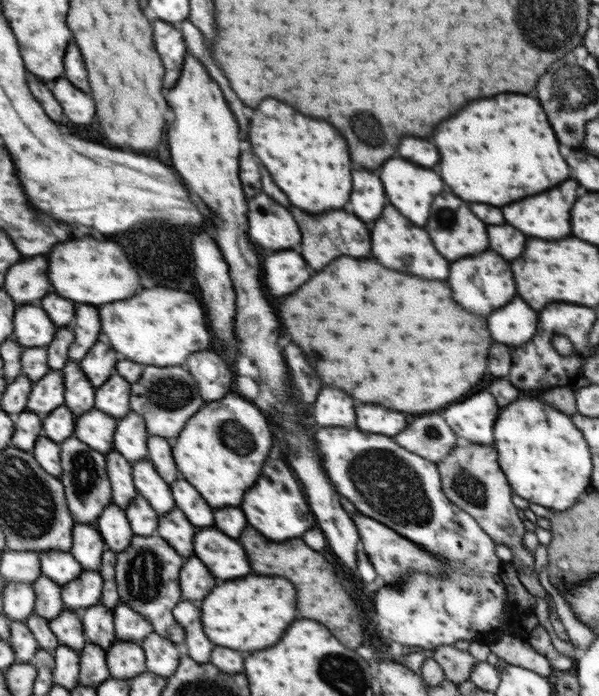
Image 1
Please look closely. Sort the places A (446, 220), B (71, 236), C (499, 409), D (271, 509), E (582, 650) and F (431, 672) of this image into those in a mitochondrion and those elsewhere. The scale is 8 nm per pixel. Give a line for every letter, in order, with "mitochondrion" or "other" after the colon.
A: mitochondrion
B: other
C: other
D: other
E: other
F: other

